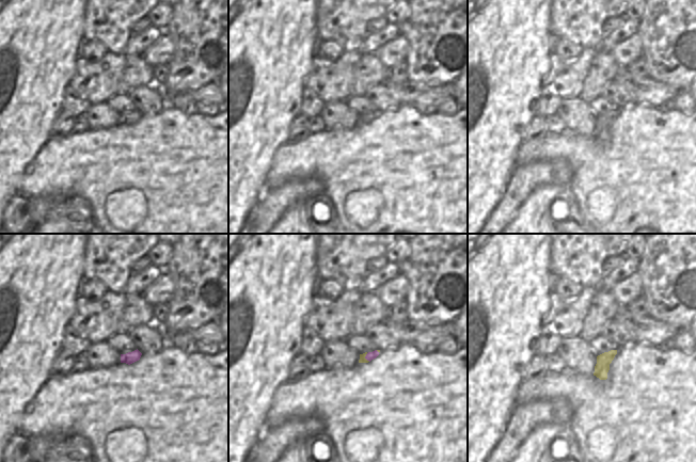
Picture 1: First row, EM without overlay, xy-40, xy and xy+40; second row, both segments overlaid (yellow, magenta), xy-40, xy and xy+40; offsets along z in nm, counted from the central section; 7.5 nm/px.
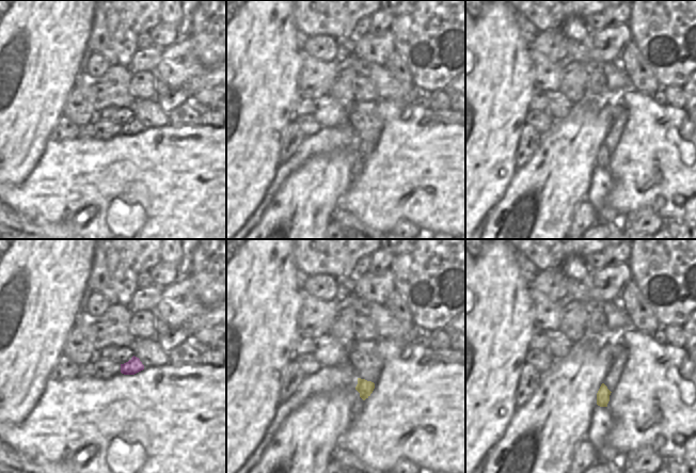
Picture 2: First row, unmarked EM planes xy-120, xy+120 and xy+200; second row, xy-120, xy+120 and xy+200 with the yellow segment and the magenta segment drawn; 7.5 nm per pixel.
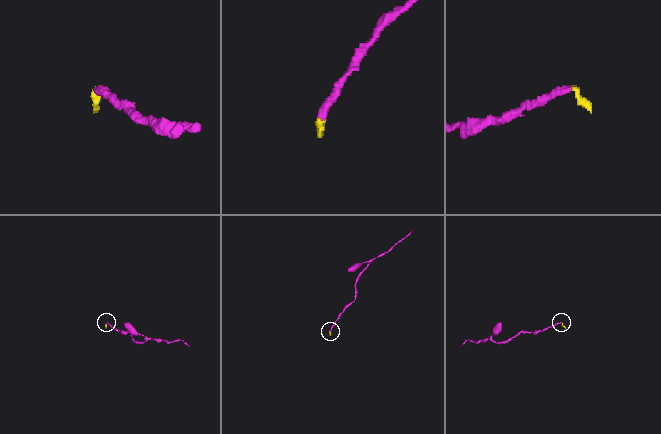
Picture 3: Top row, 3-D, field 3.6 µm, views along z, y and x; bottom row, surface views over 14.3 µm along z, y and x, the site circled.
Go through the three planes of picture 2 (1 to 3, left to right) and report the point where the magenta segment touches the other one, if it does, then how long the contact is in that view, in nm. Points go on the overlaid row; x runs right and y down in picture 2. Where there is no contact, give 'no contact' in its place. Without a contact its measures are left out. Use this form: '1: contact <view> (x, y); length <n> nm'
1: no contact
2: no contact
3: no contact

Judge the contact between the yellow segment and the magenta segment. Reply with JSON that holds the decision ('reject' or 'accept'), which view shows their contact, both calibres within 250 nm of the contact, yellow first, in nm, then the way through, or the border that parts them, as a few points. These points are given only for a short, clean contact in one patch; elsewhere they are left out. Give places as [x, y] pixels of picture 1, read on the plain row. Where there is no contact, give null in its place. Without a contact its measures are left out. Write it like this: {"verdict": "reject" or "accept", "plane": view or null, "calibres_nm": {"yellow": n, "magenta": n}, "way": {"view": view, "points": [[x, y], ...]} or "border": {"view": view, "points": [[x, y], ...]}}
{"verdict": "accept", "plane": "xy", "calibres_nm": {"yellow": 50, "magenta": 60}, "way": {"view": "xy", "points": [[362, 117], [364, 118], [370, 116]]}}

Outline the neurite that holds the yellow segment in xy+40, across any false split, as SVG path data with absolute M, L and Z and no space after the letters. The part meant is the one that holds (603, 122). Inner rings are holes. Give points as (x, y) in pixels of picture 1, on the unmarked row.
M611 111L598 116L594 137L599 139L600 141L606 141L607 133L610 131L610 125L612 124L616 115L617 111Z

